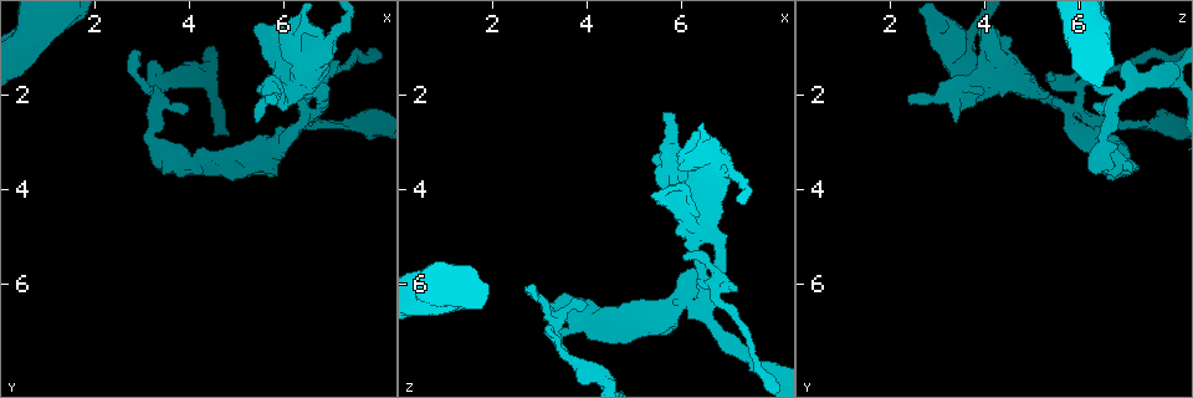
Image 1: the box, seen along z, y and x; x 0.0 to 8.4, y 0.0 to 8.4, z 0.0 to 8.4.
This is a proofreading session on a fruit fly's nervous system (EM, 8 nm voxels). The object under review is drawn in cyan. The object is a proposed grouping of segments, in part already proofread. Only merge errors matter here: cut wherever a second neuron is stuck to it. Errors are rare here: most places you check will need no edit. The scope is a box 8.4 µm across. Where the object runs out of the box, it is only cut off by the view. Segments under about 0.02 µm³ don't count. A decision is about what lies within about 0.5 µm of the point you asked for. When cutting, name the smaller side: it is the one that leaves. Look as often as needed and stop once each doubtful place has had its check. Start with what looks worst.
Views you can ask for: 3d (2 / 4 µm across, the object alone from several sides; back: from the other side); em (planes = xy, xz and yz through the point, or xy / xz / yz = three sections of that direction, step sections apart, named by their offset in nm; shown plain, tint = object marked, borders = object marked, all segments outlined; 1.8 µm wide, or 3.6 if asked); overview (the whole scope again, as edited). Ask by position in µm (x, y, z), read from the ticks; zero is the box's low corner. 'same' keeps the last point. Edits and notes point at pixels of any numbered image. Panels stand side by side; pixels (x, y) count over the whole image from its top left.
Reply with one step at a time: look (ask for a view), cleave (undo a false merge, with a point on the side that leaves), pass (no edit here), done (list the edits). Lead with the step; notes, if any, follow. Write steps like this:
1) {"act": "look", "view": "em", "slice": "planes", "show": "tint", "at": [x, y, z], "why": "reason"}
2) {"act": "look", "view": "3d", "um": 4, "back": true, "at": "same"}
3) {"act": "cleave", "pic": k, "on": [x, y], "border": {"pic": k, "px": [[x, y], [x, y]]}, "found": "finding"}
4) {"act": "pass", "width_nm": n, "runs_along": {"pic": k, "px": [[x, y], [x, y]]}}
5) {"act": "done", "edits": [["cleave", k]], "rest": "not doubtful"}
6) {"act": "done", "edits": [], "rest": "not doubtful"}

{"act": "look", "view": "em", "slice": "planes", "show": "tint", "at": [6.45, 2.40, 6.00], "why": "sharp bend"}

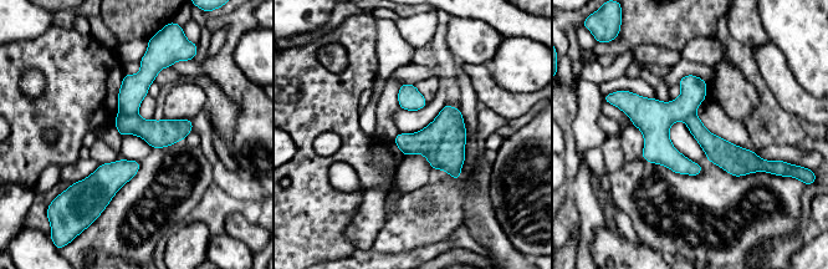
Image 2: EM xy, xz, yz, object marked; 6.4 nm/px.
{"act": "cleave", "pic": 2, "on": [157, 133], "border": {"pic": 2, "px": [[118, 111], [137, 115]]}, "found": "two neurons meet here"}

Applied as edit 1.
{"act": "look", "view": "overview", "why": "redraw"}

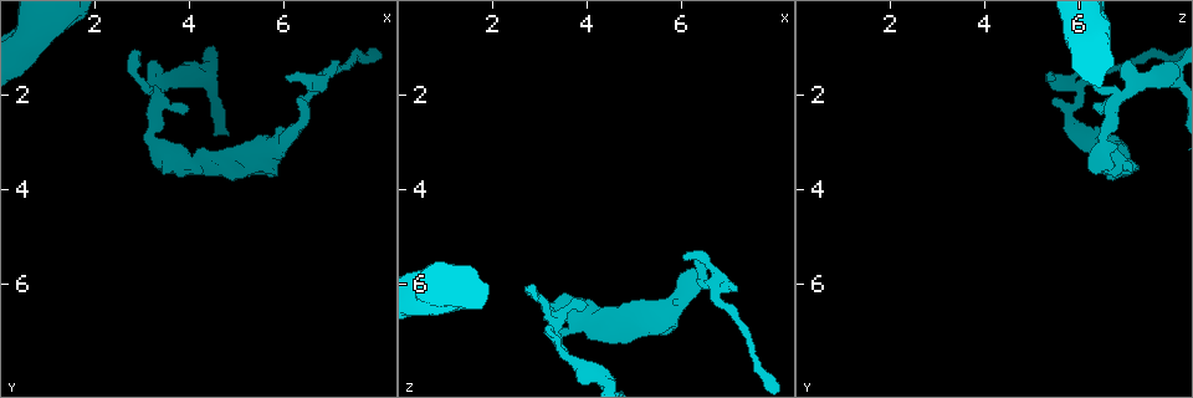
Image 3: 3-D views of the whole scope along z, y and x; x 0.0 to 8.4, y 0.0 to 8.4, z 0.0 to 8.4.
{"act": "look", "view": "em", "um": 3.6, "slice": "planes", "show": "tint", "at": [6.70, 1.85, 6.00], "why": "arms part here"}

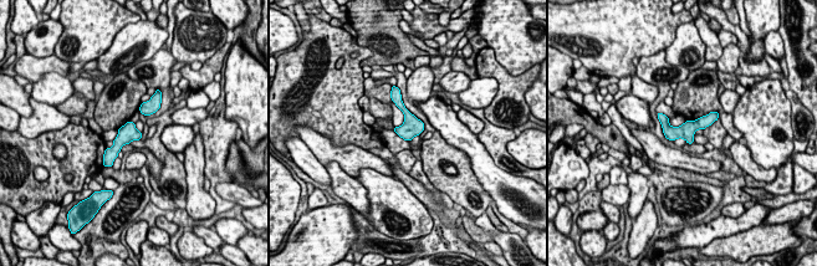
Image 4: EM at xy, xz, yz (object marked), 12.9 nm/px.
{"act": "pass", "runs_along": {"pic": 4, "px": [[715, 116], [687, 131], [672, 131], [662, 117]]}, "found": "continuous, no second neuron"}

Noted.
{"act": "done", "edits": [["cleave", 2]], "rest": "not doubtful"}

